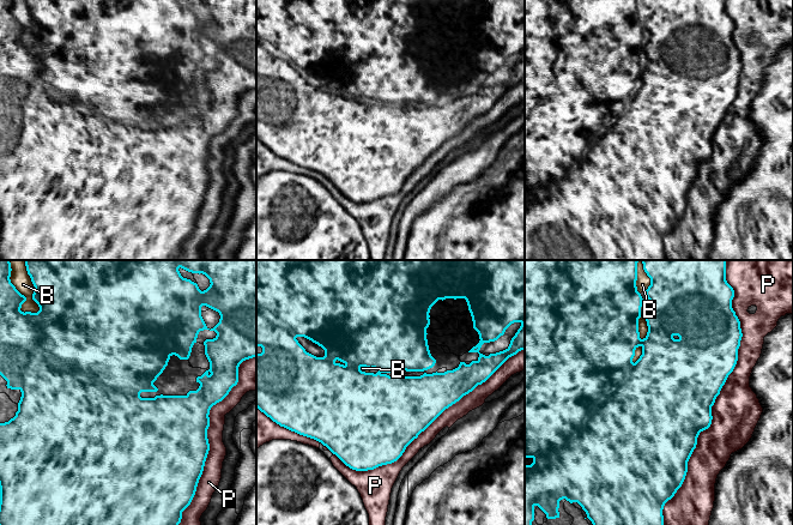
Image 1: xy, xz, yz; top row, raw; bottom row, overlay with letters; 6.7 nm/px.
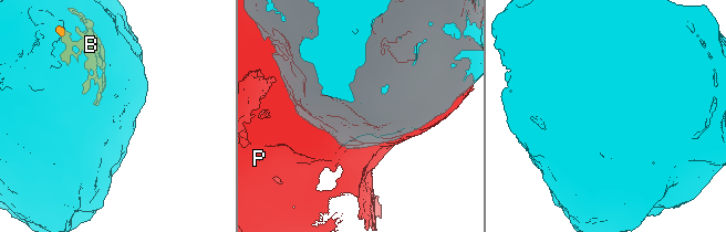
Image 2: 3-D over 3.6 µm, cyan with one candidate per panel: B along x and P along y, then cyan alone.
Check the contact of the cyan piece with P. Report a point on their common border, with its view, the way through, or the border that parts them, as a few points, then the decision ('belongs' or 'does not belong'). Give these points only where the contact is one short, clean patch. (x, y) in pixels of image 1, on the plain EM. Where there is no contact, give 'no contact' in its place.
yz (715, 130) | does not belong

